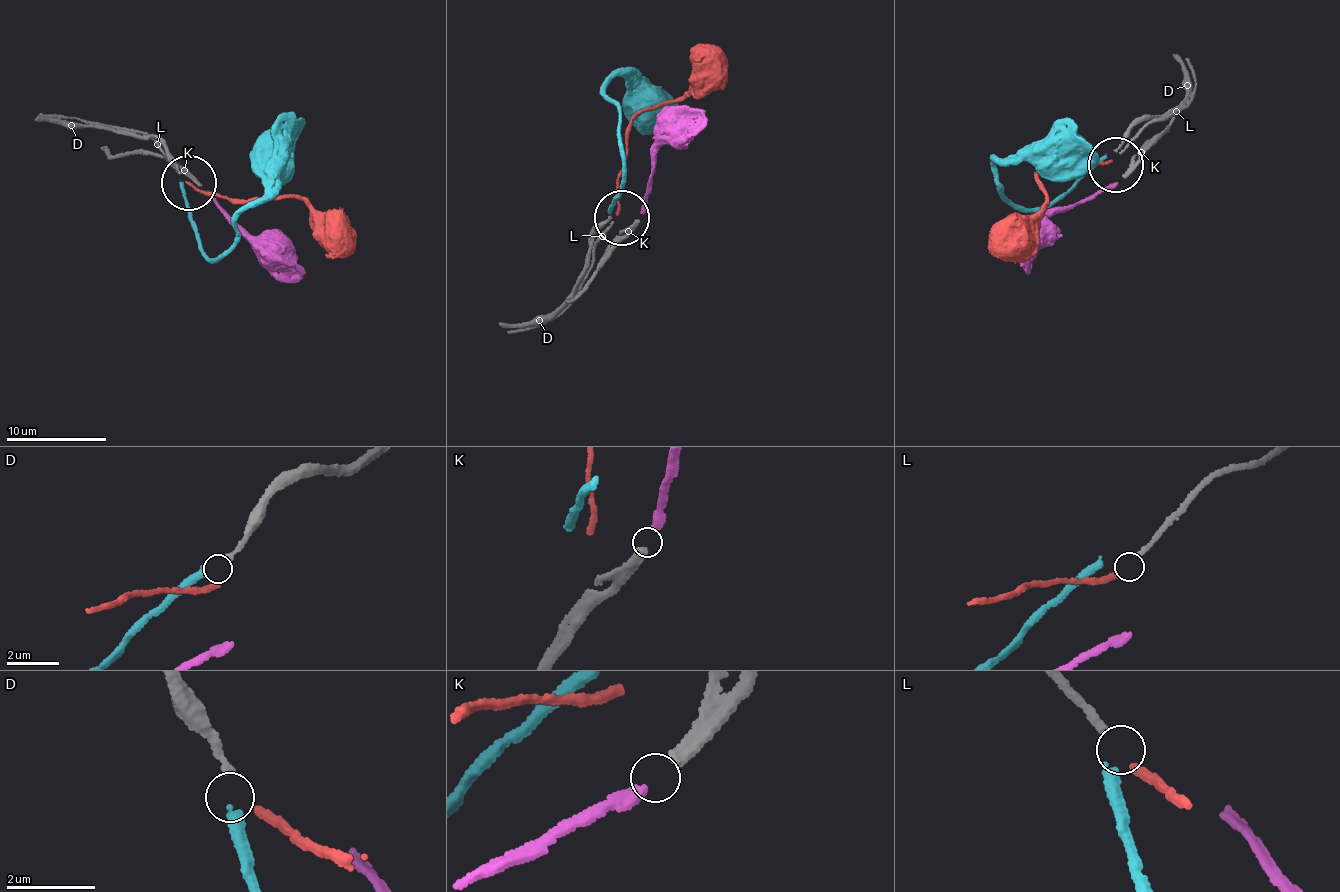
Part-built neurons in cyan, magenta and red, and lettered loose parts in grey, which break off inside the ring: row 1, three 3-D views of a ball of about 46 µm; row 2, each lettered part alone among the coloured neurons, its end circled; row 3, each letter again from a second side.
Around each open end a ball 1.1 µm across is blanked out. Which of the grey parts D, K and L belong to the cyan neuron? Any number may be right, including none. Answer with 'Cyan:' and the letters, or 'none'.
Cyan: D

